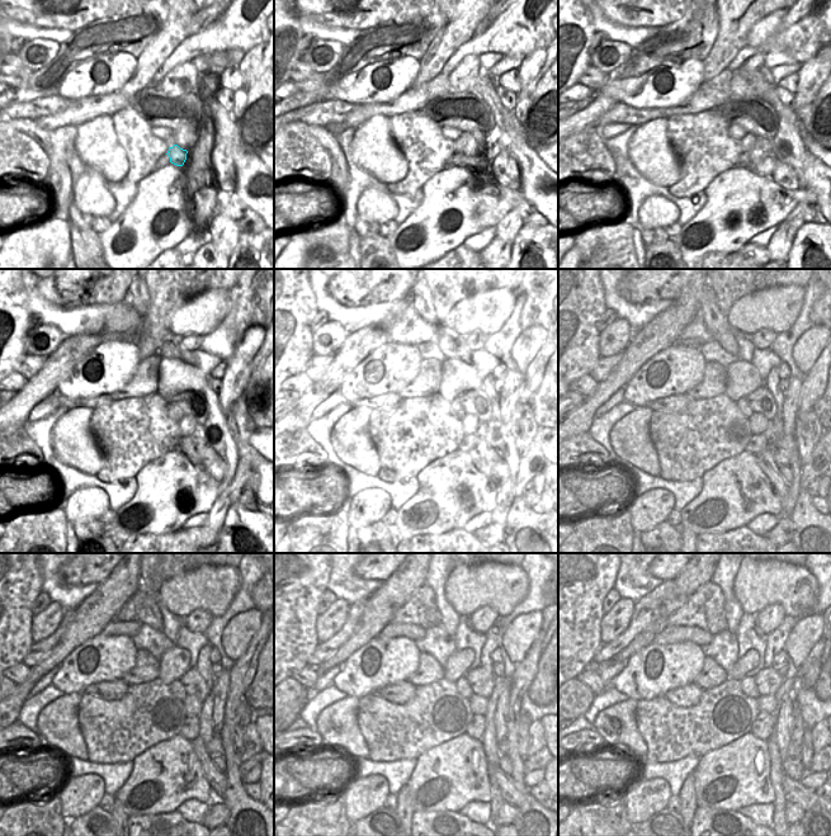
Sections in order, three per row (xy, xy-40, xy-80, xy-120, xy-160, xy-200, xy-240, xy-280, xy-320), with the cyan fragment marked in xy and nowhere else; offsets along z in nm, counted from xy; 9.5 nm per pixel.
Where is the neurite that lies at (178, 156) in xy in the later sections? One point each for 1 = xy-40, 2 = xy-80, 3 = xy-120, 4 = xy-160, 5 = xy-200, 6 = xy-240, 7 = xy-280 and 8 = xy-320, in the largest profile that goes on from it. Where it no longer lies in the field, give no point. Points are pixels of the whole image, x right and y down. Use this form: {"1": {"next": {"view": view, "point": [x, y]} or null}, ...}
{"1": {"next": {"view": "xy-40", "point": [466, 161]}}, "2": {"next": {"view": "xy-80", "point": [765, 168]}}, "3": {"next": {"view": "xy-120", "point": [202, 454]}}, "4": {"next": {"view": "xy-160", "point": [485, 457]}}, "5": {"next": {"view": "xy-200", "point": [766, 459]}}, "6": {"next": {"view": "xy-240", "point": [217, 779]}}, "7": {"next": {"view": "xy-280", "point": [509, 792]}}, "8": {"next": {"view": "xy-320", "point": [796, 793]}}}

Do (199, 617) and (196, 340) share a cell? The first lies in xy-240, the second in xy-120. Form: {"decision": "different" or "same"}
{"decision": "same"}

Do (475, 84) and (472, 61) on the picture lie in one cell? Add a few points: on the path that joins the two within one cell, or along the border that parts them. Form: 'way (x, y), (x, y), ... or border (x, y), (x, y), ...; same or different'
border (480, 75), (463, 78), (454, 86), (449, 86); different

